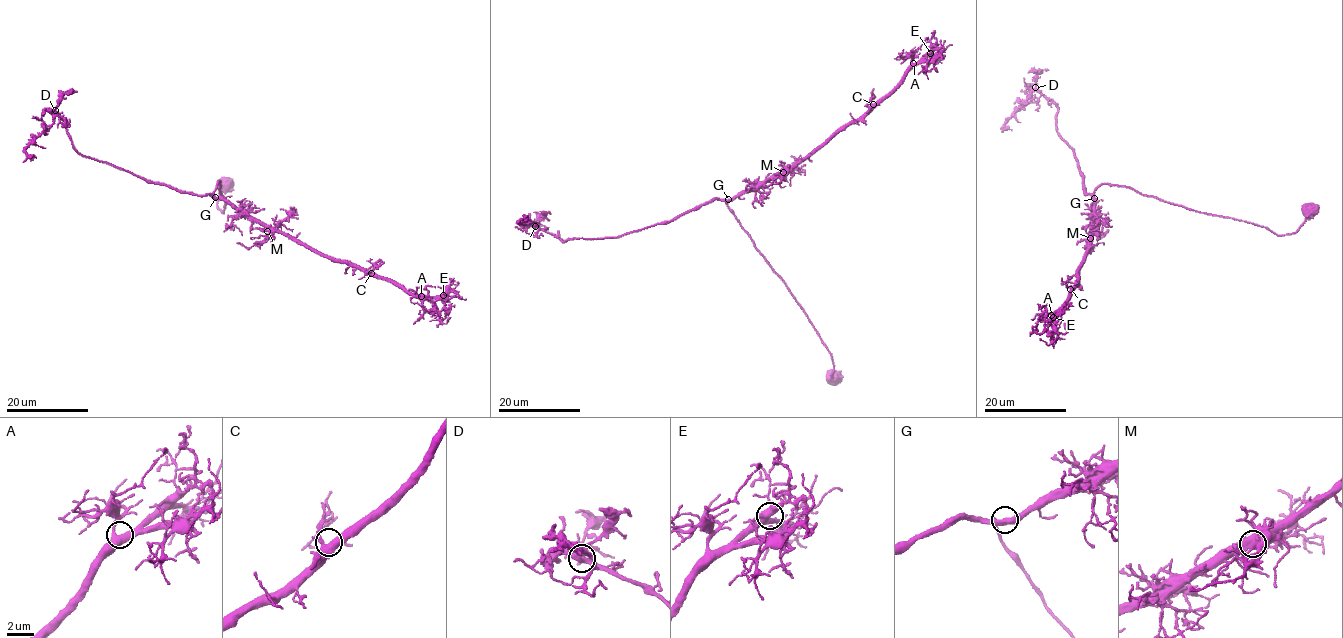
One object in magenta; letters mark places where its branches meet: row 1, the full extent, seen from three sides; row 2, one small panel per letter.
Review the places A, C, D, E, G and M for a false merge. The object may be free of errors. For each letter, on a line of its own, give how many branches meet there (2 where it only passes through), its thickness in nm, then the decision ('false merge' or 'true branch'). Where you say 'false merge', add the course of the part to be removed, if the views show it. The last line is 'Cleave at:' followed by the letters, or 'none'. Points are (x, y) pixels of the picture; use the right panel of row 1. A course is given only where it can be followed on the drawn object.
A: branches 3; calibre 440 nm; true branch
C: branches 4; calibre 480 nm; true branch
D: branches 3; calibre 260 nm; true branch
E: branches 2; calibre 440 nm; true branch
G: branches 2; calibre 480 nm; true branch
M: branches 2; calibre 380 nm; true branch
Cleave at: none

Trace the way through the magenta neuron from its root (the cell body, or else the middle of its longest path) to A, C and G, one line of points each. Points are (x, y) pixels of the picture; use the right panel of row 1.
A: (1312, 211), (1295, 232), (1278, 235), (1128, 186), (1103, 184), (1093, 193), (1091, 244), (1067, 300), (1051, 315)
C: (1312, 211), (1295, 232), (1278, 235), (1128, 186), (1103, 184), (1093, 193), (1091, 244), (1070, 289)
G: (1312, 211), (1295, 232), (1278, 235), (1253, 223), (1188, 209), (1128, 186), (1103, 184), (1094, 191), (1094, 198)

